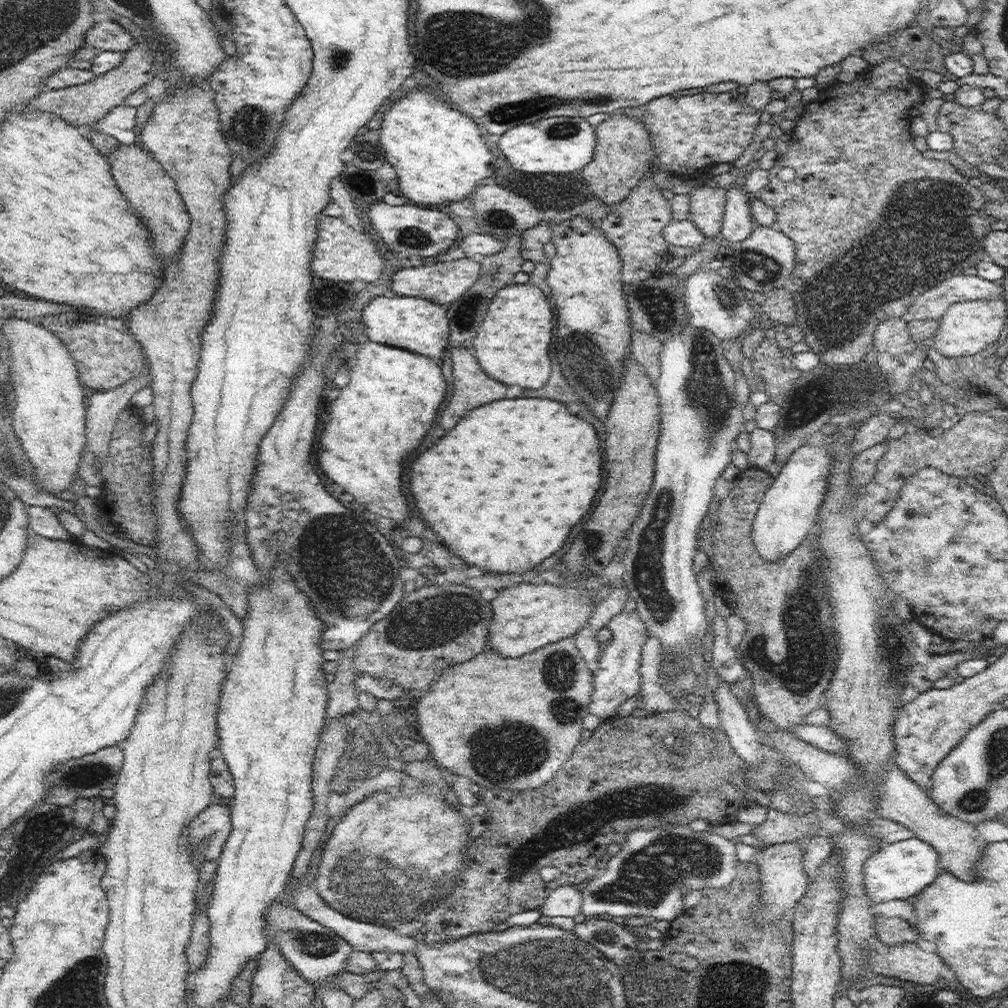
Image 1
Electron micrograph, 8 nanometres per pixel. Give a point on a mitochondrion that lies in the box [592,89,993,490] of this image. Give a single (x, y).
(927, 232)

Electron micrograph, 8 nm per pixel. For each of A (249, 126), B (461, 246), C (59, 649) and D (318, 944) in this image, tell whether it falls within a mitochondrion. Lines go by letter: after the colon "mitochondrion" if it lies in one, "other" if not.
A: mitochondrion
B: other
C: other
D: mitochondrion

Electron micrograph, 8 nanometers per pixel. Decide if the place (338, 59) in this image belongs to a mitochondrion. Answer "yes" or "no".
yes

